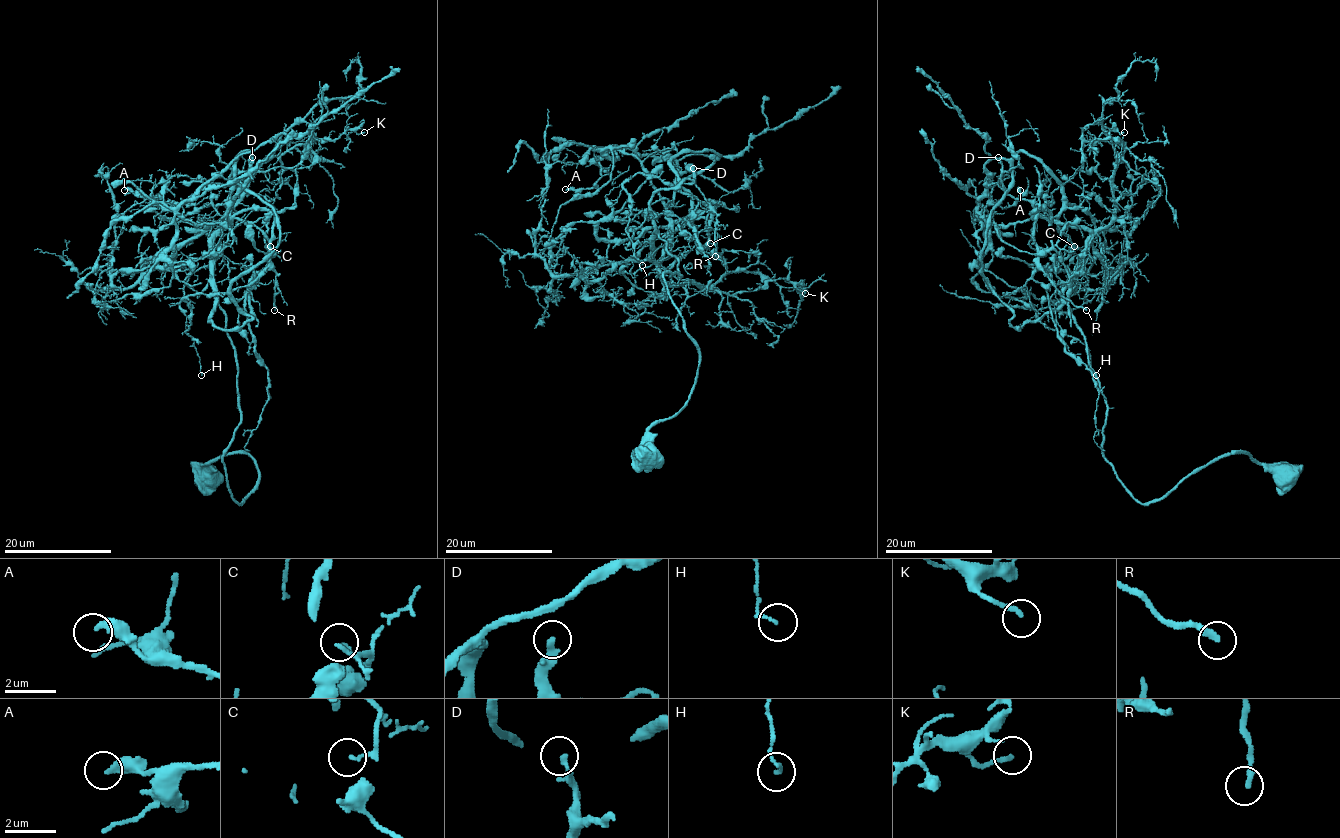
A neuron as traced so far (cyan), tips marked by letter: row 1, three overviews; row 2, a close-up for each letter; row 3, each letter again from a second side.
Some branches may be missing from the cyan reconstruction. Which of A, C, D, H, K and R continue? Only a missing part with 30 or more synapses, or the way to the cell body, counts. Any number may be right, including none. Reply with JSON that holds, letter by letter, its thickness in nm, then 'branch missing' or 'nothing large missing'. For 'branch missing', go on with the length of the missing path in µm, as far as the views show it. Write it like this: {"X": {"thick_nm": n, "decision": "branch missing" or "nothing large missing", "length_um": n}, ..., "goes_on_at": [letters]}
{"A": {"thick_nm": 340, "decision": "nothing large missing"}, "C": {"thick_nm": 100, "decision": "nothing large missing"}, "D": {"thick_nm": 170, "decision": "branch missing", "length_um": 40}, "H": {"thick_nm": 120, "decision": "nothing large missing"}, "K": {"thick_nm": 170, "decision": "nothing large missing"}, "R": {"thick_nm": 240, "decision": "branch missing", "length_um": 15}, "goes_on_at": ["D", "R"]}

